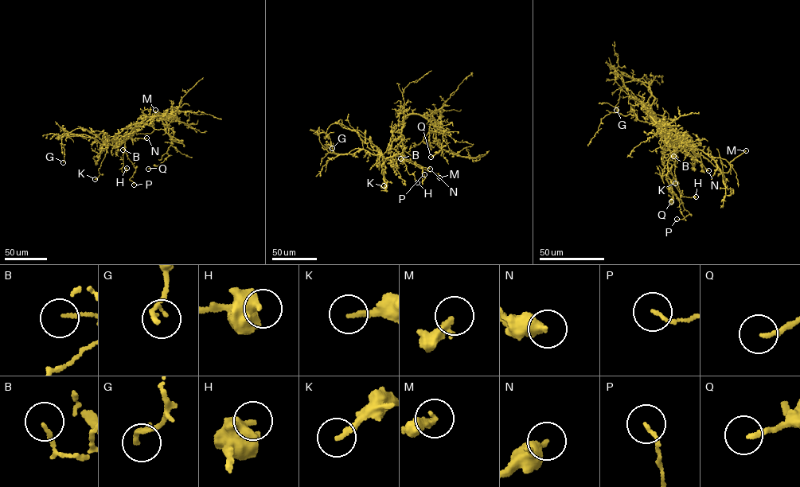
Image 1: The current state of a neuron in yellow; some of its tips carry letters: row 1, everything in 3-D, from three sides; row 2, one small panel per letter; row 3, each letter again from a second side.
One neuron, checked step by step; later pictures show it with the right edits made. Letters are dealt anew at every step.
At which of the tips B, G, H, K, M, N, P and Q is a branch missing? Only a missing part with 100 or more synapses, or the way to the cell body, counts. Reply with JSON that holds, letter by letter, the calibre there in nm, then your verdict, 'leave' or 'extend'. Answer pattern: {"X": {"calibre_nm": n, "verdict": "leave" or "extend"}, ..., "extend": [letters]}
{"B": {"calibre_nm": 120, "verdict": "leave"}, "G": {"calibre_nm": 170, "verdict": "leave"}, "H": {"calibre_nm": 500, "verdict": "leave"}, "K": {"calibre_nm": 190, "verdict": "leave"}, "M": {"calibre_nm": 300, "verdict": "extend"}, "N": {"calibre_nm": 360, "verdict": "leave"}, "P": {"calibre_nm": 100, "verdict": "leave"}, "Q": {"calibre_nm": 160, "verdict": "leave"}, "extend": ["M"]}

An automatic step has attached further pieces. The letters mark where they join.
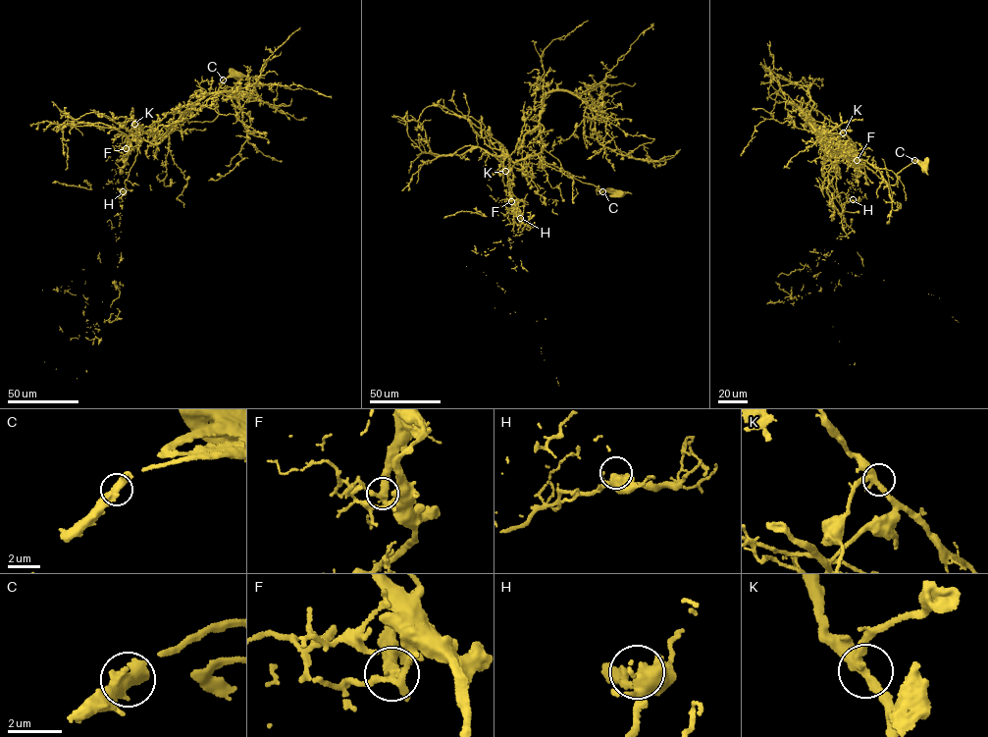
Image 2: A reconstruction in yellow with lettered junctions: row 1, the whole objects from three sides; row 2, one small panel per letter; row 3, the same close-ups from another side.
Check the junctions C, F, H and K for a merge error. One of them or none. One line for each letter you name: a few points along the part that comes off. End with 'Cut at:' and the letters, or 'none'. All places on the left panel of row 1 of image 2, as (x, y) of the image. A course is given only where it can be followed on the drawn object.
F: course (125, 148), (112, 170), (123, 193), (120, 292), (99, 329), (69, 286), (81, 269), (84, 284)
Cut at: F

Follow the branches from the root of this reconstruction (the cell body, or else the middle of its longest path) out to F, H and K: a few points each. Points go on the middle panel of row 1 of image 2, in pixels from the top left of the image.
F: (619, 193), (609, 188), (598, 194), (598, 186), (598, 191), (571, 177), (544, 149), (512, 167), (511, 201)
H: (619, 193), (598, 194), (544, 149), (511, 167), (515, 210), (507, 217), (518, 225), (520, 218)
K: (619, 193), (609, 188), (598, 194), (598, 186), (571, 177), (544, 149), (526, 159), (522, 172), (505, 171)

